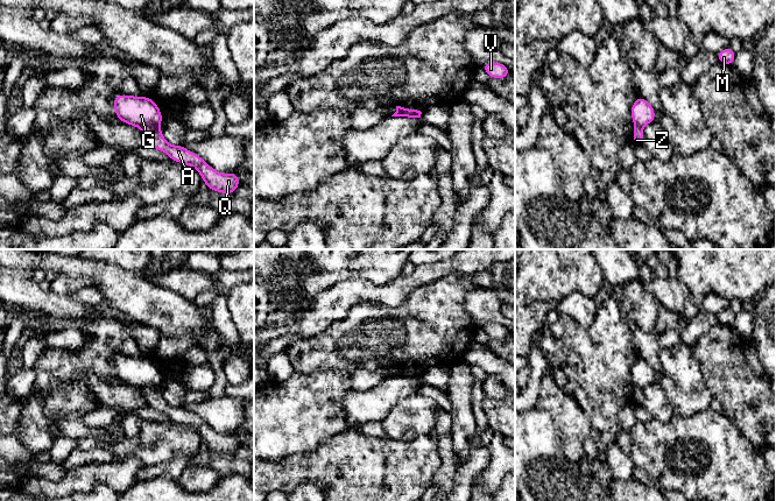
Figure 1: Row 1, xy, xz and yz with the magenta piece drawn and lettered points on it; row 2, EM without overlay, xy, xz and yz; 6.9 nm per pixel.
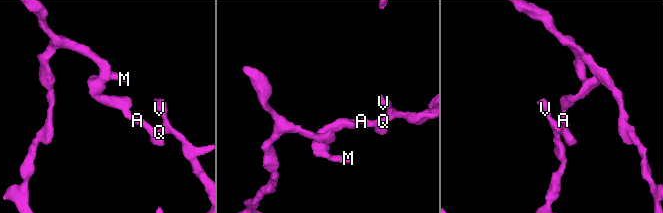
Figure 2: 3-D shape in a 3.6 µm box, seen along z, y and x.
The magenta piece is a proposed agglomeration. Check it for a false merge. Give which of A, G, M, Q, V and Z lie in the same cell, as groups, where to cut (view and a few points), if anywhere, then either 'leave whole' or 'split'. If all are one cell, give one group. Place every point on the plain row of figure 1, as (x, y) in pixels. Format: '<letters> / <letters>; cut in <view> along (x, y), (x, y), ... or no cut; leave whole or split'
A Q V Z / G M; cut in xy along (157, 387), (143, 387), (141, 389); split

